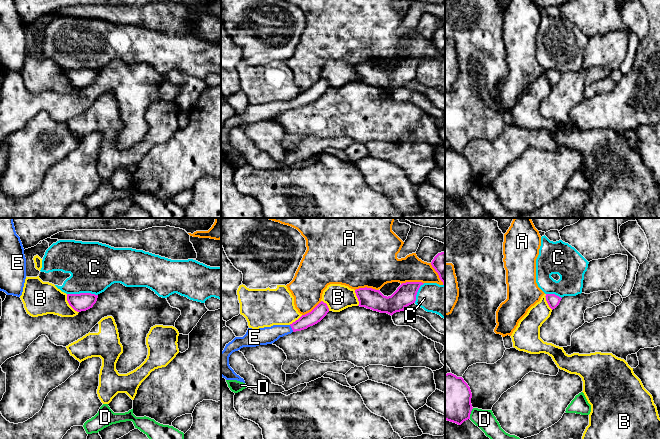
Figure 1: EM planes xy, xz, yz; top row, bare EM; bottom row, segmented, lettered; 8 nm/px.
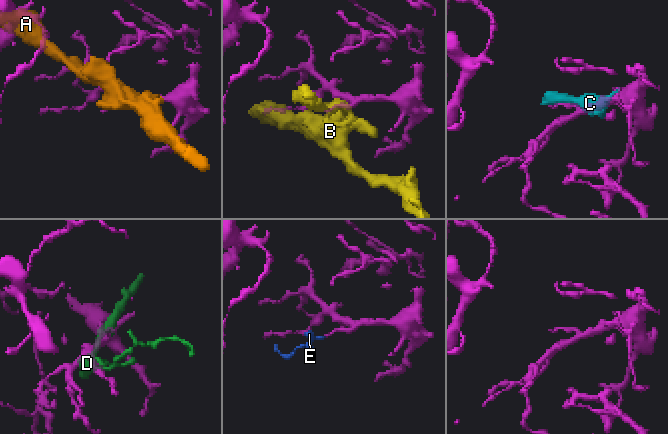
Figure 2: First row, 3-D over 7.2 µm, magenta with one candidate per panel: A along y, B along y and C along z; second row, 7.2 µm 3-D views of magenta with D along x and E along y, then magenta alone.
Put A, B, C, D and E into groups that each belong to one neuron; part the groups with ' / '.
A / B / C / D / E

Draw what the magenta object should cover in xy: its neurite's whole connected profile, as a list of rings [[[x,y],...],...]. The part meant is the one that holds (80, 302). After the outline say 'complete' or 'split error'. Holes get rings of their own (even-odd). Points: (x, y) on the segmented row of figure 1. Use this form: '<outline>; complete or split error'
[[[91,293],[67,294],[69,305],[77,312],[86,311],[96,303],[98,295]]]; complete

